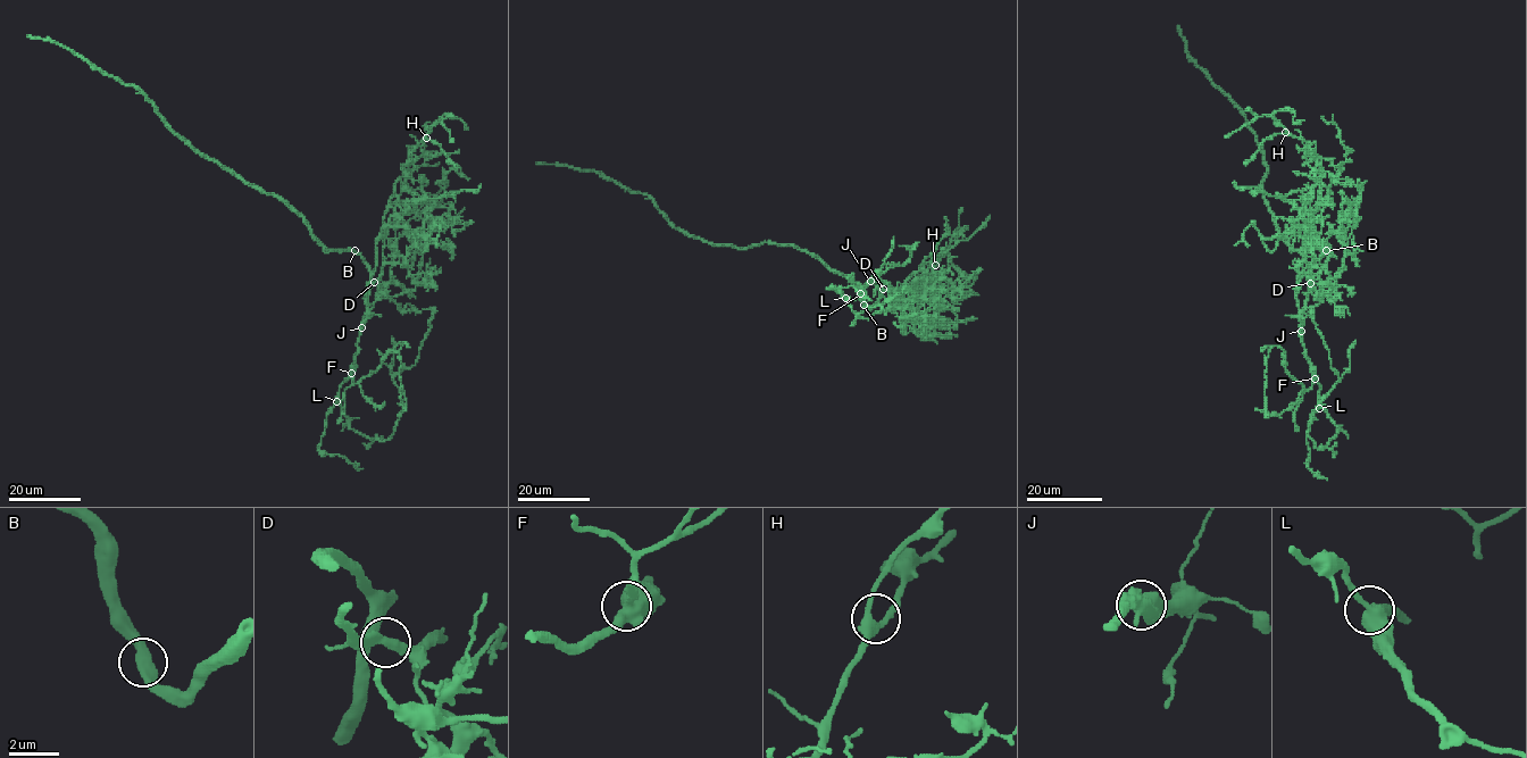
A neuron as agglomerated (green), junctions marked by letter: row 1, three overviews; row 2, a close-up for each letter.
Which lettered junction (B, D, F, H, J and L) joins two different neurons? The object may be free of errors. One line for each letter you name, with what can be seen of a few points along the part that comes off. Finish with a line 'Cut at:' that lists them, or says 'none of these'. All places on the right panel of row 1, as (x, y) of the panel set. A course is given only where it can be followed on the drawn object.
J: course (1301, 331), (1309, 266), (1360, 198), (1356, 186), (1325, 172), (1320, 165), (1315, 168), (1315, 176)
Cut at: J

